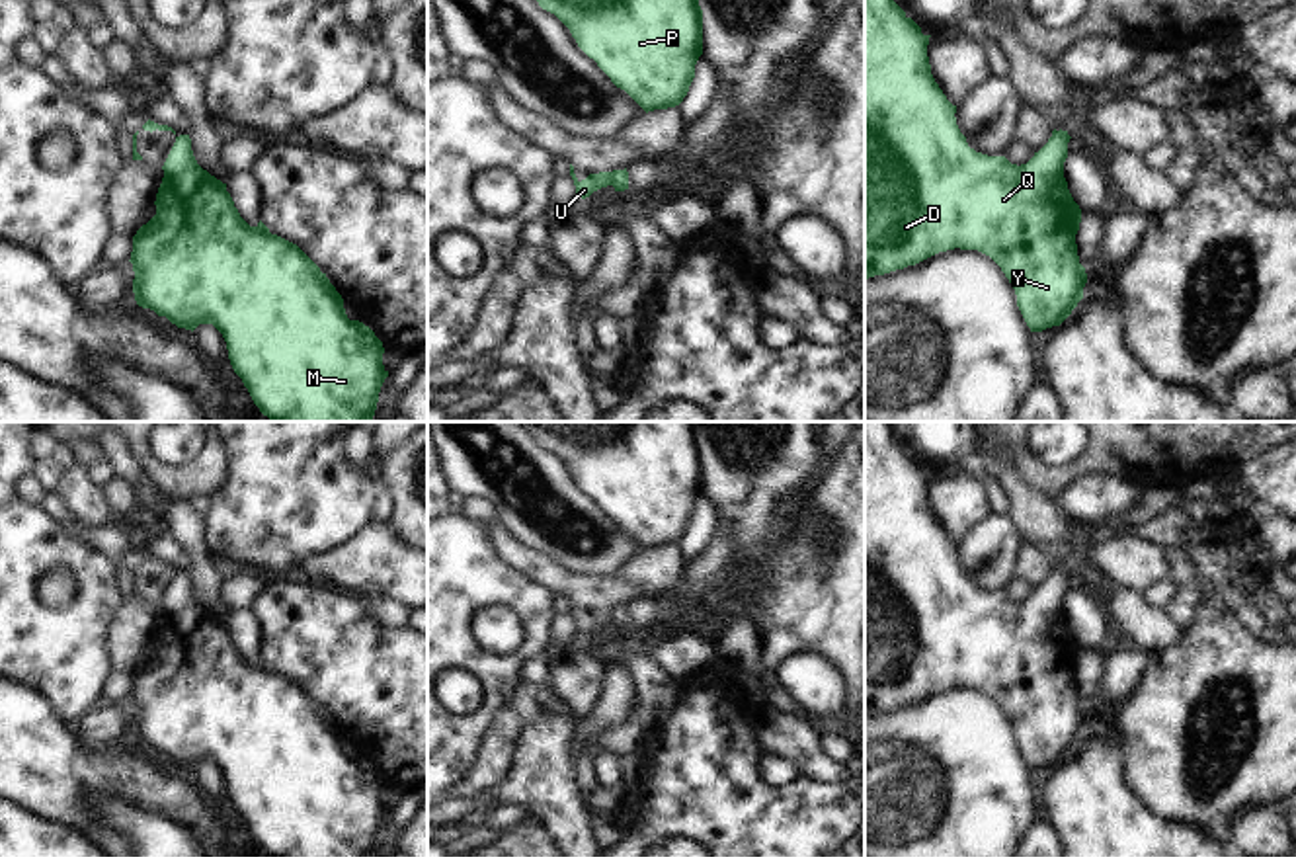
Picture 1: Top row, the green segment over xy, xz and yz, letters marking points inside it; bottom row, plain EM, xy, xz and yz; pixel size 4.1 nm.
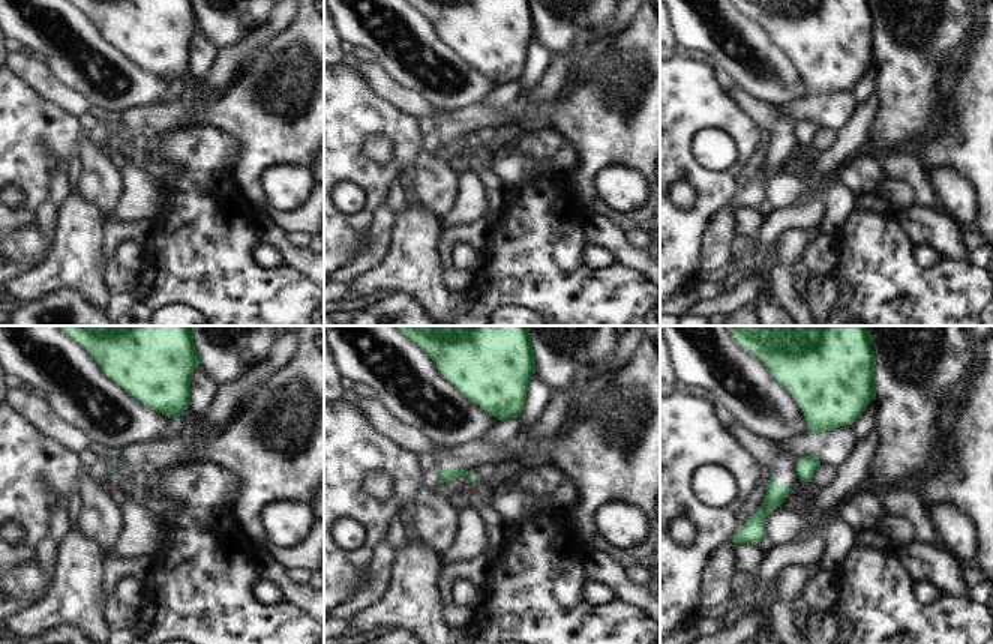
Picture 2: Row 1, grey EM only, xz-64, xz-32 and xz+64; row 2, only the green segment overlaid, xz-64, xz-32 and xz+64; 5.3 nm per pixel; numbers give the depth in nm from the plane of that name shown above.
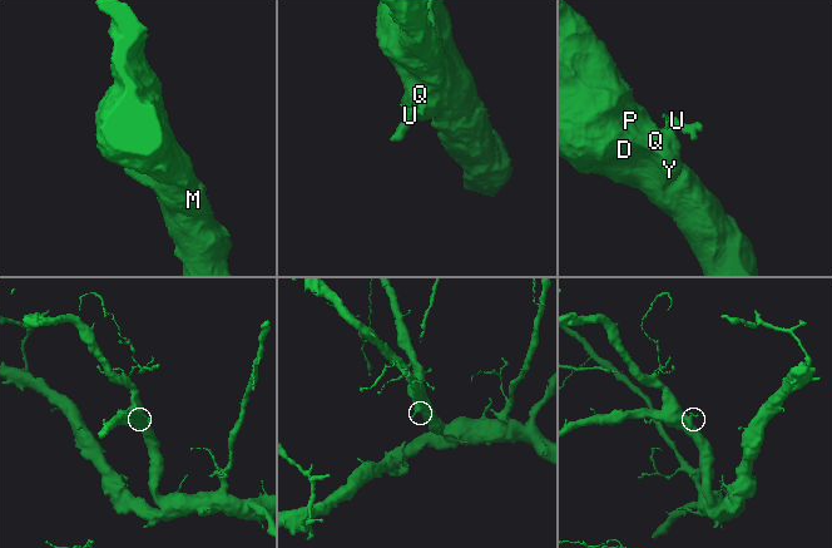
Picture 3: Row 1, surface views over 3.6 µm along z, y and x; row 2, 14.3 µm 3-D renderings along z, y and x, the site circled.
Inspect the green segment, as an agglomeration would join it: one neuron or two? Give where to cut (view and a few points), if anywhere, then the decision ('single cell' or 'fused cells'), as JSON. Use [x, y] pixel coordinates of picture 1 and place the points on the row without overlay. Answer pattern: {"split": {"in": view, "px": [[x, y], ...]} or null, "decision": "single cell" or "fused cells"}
{"split": {"in": "xz", "px": [[611, 610], [613, 621]]}, "decision": "fused cells"}

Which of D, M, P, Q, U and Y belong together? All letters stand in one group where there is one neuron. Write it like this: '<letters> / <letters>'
D M P Q Y / U

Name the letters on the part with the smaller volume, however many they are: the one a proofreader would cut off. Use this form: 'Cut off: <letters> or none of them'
Cut off: U

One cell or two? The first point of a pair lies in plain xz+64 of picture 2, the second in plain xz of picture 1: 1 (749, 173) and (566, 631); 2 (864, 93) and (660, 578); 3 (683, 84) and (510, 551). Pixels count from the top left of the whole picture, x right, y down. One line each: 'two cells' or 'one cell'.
1: one cell
2: two cells
3: two cells

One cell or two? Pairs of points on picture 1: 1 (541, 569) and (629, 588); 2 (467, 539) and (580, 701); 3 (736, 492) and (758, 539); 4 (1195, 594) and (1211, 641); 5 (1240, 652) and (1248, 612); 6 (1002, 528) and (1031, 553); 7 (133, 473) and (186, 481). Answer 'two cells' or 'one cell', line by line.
1: one cell
2: two cells
3: one cell
4: two cells
5: two cells
6: two cells
7: two cells

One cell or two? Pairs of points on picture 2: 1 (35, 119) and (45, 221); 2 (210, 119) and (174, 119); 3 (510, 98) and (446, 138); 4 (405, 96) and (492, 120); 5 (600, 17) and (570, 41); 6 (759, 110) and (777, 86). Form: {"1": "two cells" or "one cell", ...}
{"1": "two cells", "2": "one cell", "3": "two cells", "4": "one cell", "5": "one cell", "6": "two cells"}

